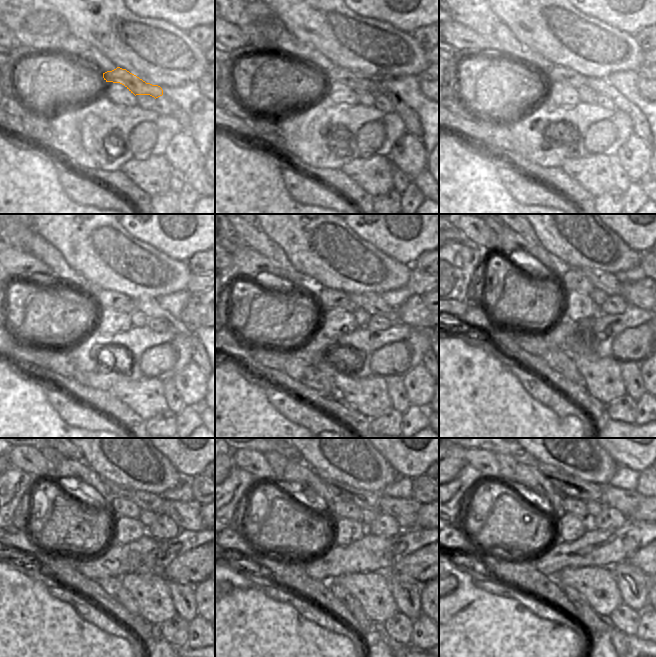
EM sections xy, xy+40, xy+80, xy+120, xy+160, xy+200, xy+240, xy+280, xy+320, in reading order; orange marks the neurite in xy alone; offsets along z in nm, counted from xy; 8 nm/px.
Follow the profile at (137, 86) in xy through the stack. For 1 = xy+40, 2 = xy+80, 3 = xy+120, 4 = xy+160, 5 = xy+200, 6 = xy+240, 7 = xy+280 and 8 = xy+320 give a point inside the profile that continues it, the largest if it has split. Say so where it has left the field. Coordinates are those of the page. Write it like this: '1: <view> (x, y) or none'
1: xy+40 (338, 74)
2: xy+80 (558, 74)
3: xy+120 (104, 298)
4: xy+160 (332, 299)
5: xy+200 (573, 280)
6: xy+240 (119, 507)
7: xy+280 (341, 508)
8: xy+320 (575, 507)

